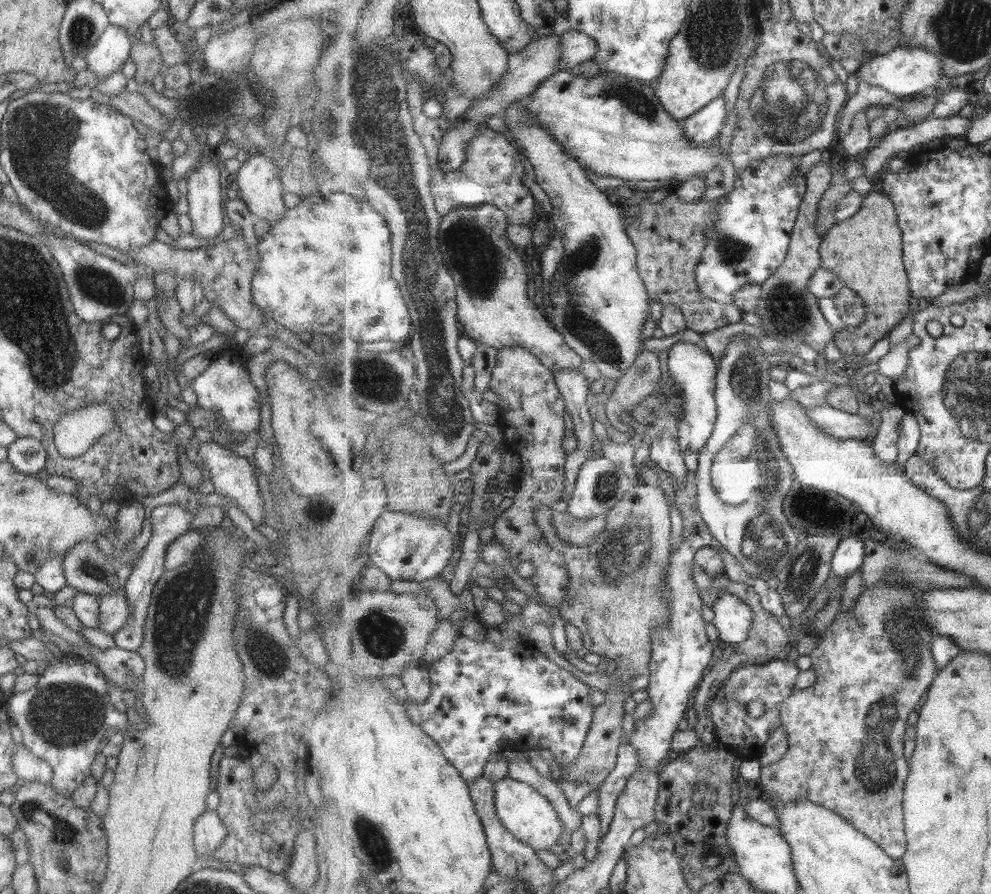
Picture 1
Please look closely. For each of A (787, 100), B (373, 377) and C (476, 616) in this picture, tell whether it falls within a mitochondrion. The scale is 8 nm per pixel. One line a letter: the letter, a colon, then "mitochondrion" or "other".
A: mitochondrion
B: mitochondrion
C: other

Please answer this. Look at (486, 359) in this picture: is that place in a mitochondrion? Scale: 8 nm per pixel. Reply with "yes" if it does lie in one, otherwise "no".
no

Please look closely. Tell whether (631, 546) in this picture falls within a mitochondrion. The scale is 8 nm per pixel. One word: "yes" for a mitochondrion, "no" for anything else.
yes

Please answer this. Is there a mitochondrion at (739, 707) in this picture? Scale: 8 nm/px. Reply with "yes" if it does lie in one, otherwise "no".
yes

